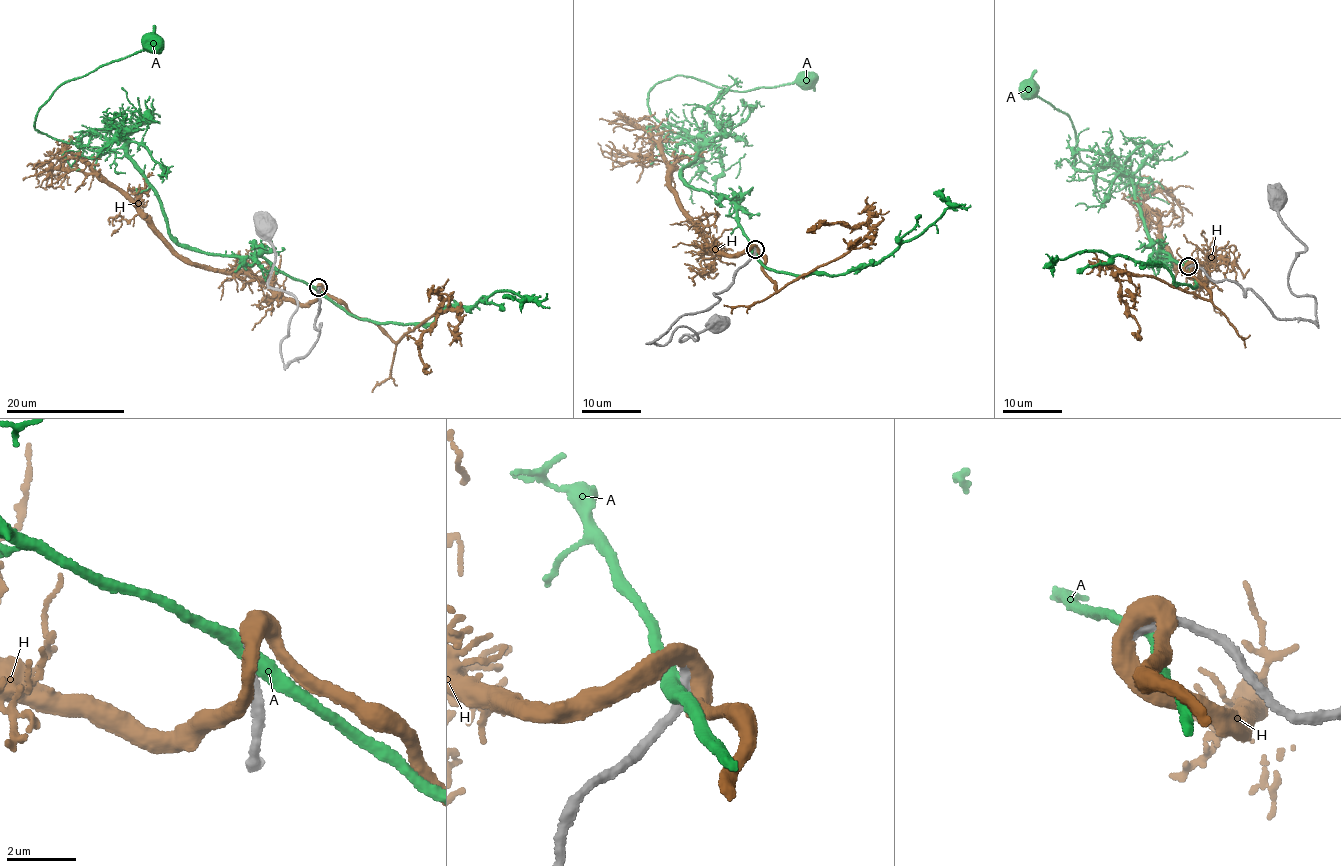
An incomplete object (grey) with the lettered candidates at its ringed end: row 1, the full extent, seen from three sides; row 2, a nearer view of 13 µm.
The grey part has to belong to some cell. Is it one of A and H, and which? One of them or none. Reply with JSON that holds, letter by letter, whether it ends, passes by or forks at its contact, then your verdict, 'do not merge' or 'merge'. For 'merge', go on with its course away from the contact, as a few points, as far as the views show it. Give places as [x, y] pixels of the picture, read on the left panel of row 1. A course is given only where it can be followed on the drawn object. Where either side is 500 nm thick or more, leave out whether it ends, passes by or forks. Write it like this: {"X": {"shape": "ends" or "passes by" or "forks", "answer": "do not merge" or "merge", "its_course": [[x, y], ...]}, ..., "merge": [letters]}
{"A": {"shape": "passes by", "answer": "do not merge"}, "H": {"answer": "merge", "its_course": [[318, 287], [316, 299], [297, 305], [255, 277], [194, 266], [78, 156], [69, 157], [62, 184], [36, 188]]}, "merge": ["H"]}

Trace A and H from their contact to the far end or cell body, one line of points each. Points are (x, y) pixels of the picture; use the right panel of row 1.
A: (1190, 266), (1157, 255), (1166, 259), (1132, 180), (1109, 183), (1083, 163), (1073, 122), (1028, 87)
H: (1190, 265), (1186, 272), (1209, 281), (1204, 265), (1179, 272), (1150, 196), (1173, 197), (1183, 217), (1174, 228)

